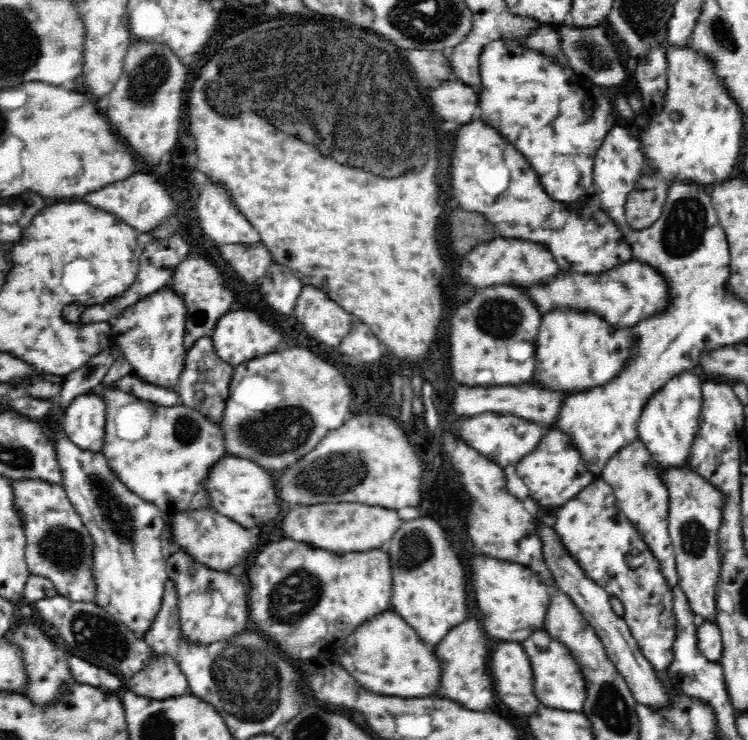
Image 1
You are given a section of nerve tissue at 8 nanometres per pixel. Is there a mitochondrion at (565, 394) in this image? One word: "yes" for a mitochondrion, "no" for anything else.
no

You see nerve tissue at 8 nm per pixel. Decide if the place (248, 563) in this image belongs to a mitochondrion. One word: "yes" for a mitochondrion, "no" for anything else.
no

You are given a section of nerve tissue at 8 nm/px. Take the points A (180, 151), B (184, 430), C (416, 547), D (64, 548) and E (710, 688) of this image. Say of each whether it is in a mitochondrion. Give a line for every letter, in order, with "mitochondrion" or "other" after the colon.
A: other
B: mitochondrion
C: mitochondrion
D: mitochondrion
E: other

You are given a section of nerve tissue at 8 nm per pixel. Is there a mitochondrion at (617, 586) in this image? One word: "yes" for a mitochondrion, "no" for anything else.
no

